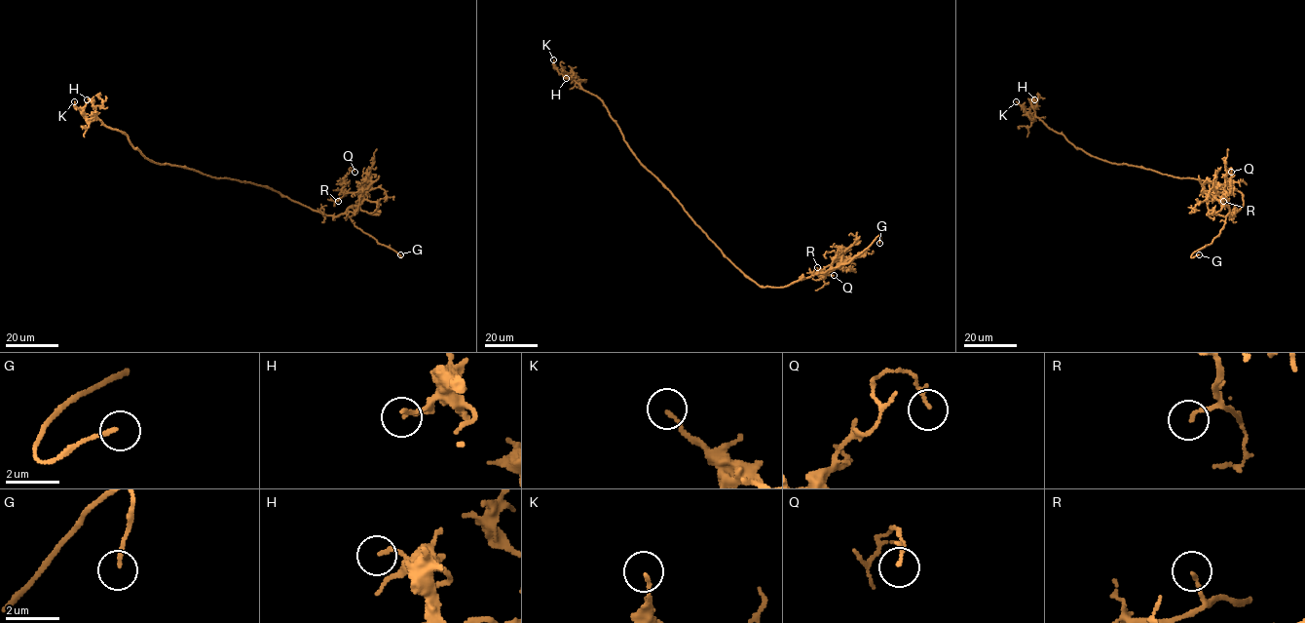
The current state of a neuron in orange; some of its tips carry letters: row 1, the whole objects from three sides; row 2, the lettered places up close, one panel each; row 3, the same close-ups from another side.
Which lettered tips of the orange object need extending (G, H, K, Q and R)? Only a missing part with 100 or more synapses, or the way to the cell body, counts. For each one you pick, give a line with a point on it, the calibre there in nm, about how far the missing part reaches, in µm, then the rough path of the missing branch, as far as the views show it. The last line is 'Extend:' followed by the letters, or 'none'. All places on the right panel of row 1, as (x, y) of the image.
G: (1199, 254) | 140 nm | 15 µm | (1199, 254), (1214, 248), (1222, 251)
Extend: G

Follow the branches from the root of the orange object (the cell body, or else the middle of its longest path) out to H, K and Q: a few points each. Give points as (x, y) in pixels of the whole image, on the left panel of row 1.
H: (221, 177), (149, 160), (130, 143), (125, 134), (106, 127), (98, 119), (93, 103), (87, 99)
K: (221, 177), (149, 160), (130, 143), (125, 134), (106, 127), (97, 117), (88, 120), (74, 101)
Q: (221, 177), (266, 185), (312, 210), (339, 215), (361, 200), (356, 193), (342, 191), (349, 169), (354, 172)

